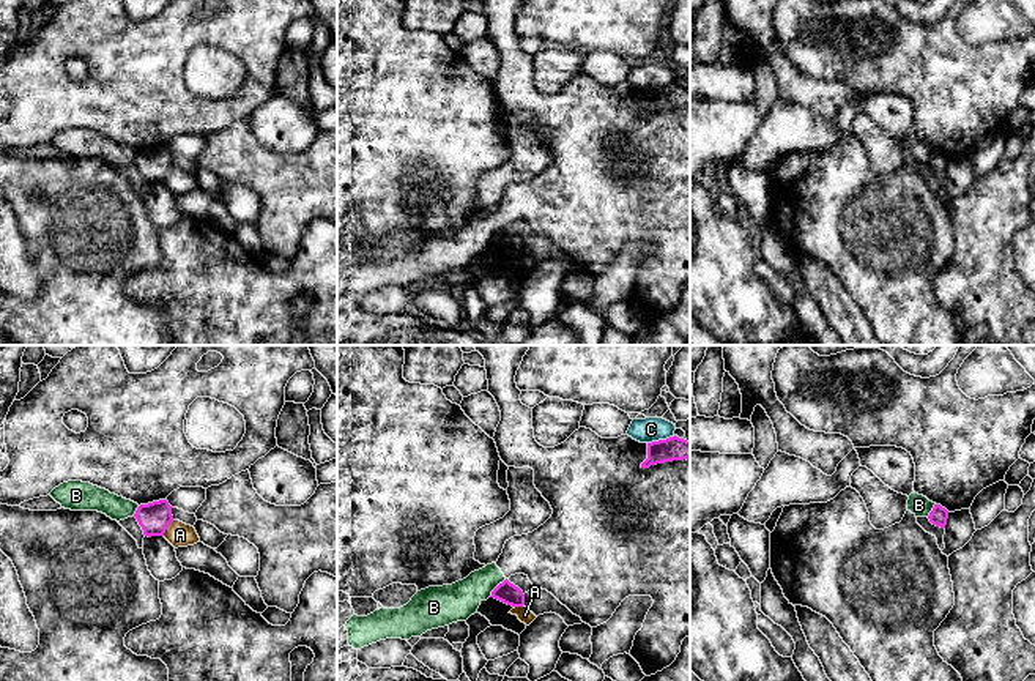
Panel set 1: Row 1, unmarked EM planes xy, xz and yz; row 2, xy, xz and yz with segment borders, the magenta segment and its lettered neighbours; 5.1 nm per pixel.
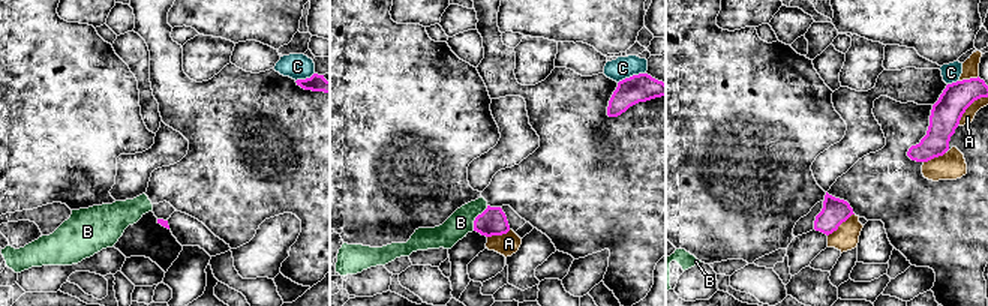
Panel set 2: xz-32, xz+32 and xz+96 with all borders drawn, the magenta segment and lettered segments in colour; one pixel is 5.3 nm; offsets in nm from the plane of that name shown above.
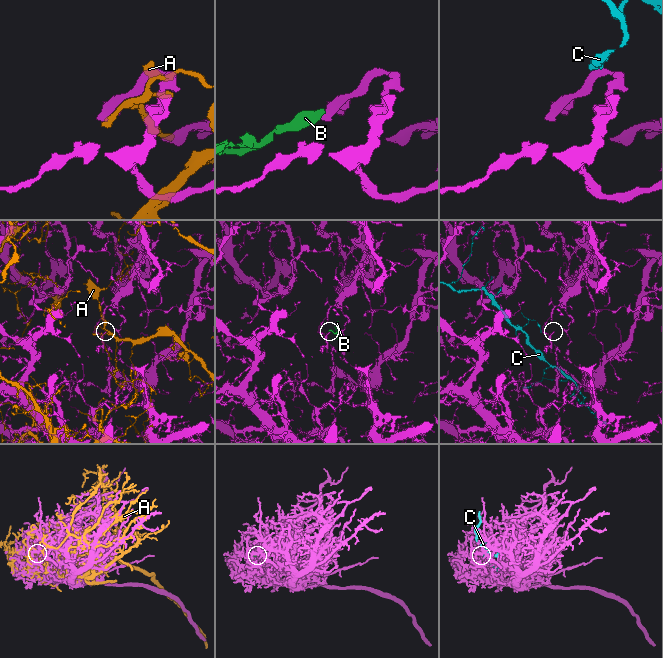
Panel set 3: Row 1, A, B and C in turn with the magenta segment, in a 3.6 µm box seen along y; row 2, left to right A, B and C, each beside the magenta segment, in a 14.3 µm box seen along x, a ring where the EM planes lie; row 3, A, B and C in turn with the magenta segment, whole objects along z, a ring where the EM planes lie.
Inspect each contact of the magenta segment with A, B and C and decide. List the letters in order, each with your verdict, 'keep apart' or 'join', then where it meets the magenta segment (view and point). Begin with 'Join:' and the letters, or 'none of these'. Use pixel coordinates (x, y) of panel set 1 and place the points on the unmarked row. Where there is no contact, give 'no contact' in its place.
Join: none of these
A: keep apart; contact xy (167, 174)
B: keep apart; contact xz (497, 234)
C: keep apart; contact xz (660, 87)

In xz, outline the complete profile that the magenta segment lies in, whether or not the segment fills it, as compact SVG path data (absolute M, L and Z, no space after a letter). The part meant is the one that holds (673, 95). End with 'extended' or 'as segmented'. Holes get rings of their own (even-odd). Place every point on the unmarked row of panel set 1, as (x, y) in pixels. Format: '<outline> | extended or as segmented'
M674 82L647 90L647 106L641 110L641 115L684 106L690 107L690 88Z | as segmented

